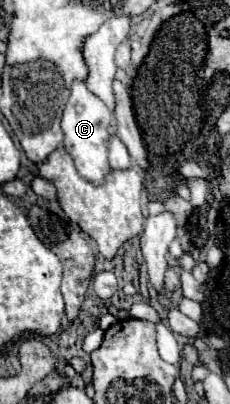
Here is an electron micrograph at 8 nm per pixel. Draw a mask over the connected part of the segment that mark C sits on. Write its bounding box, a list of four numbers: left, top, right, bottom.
[62,80,112,186]

